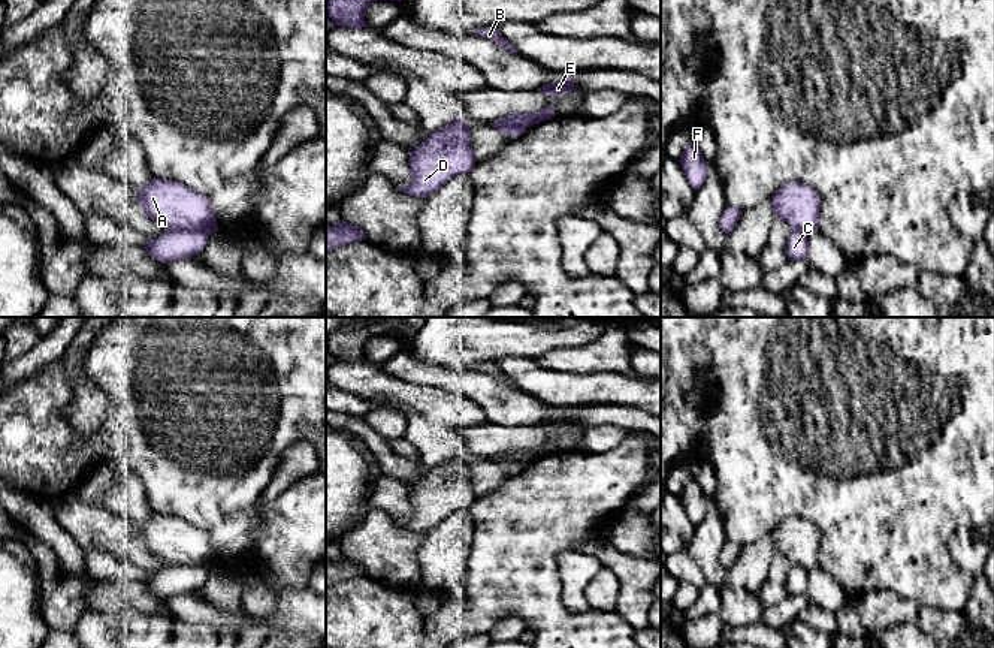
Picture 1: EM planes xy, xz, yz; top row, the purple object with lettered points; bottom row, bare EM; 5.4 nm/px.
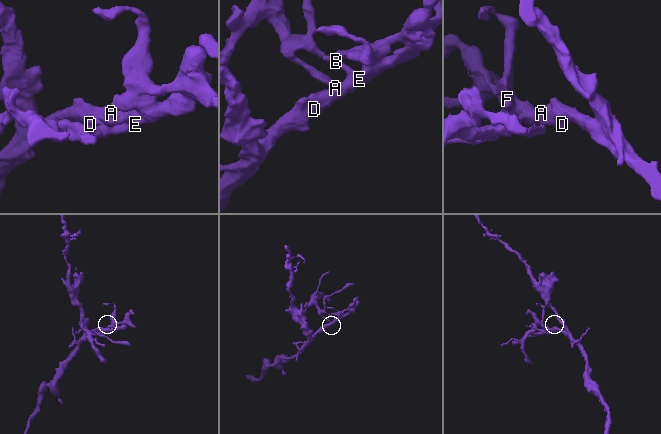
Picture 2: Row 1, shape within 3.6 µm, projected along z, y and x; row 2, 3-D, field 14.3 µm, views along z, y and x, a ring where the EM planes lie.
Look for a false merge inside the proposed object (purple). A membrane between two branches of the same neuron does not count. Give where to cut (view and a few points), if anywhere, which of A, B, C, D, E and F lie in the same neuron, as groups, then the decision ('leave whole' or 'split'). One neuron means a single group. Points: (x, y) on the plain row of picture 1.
cut xy (168, 564), (196, 564), (210, 569); groups A B D E F / C; split

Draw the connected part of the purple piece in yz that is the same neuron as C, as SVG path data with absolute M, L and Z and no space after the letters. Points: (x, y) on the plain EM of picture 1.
M792 566L788 573L785 587L788 594L791 596L807 594L807 569L804 569L803 566Z

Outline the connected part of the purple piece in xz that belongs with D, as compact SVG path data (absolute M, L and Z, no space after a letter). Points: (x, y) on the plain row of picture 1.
M459 452L448 461L435 465L417 483L410 486L411 515L399 527L426 533L439 525L448 515L475 501L472 474L465 455Z

